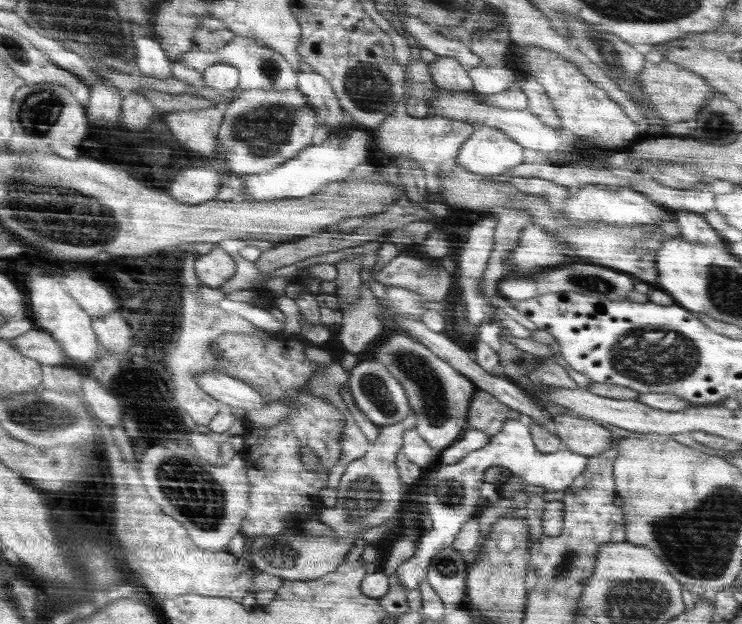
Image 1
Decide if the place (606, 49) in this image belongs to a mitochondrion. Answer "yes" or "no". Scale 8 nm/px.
yes

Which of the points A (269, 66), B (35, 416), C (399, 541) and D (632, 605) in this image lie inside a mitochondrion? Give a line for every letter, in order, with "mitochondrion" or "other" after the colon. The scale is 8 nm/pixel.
A: mitochondrion
B: mitochondrion
C: other
D: mitochondrion

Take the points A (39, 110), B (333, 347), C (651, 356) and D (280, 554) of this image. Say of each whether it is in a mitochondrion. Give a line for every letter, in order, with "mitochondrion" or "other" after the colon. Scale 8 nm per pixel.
A: mitochondrion
B: other
C: mitochondrion
D: mitochondrion

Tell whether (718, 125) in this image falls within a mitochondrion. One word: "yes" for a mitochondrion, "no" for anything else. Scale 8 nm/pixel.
yes

